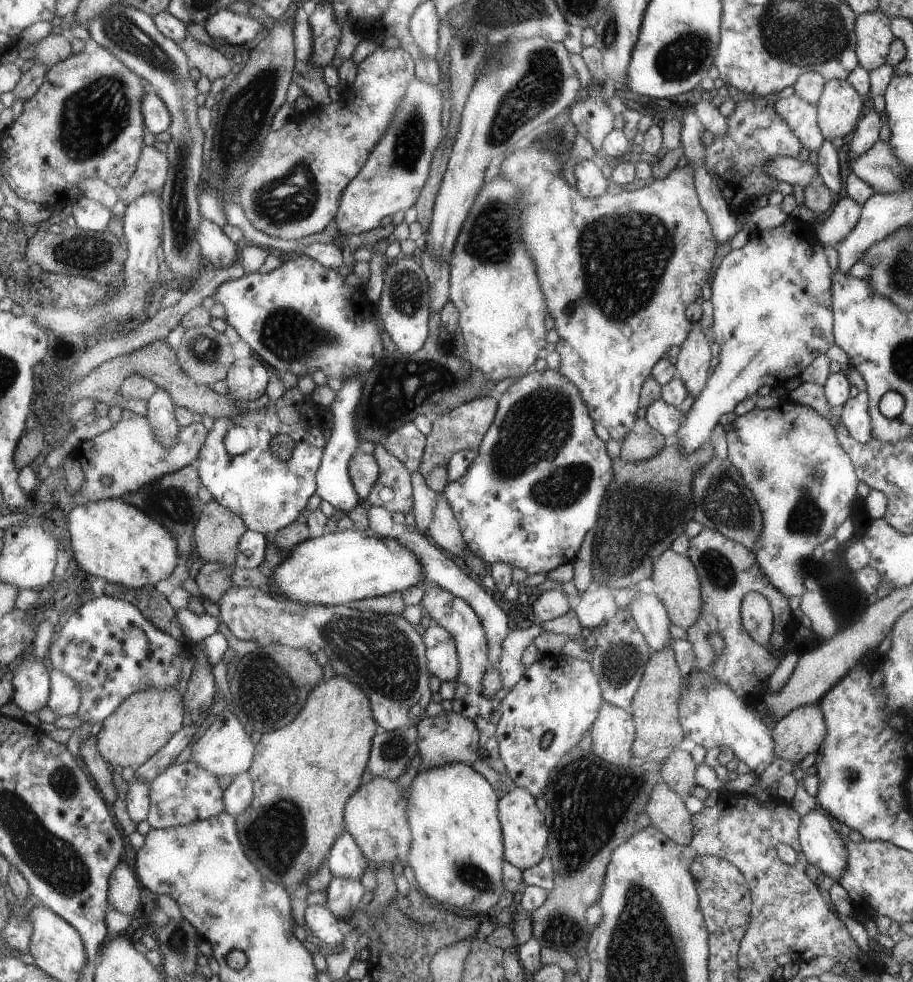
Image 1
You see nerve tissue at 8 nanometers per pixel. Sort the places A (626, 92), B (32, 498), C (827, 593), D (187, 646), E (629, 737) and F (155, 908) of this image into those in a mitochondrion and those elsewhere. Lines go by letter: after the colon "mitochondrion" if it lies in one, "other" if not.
A: other
B: other
C: other
D: other
E: other
F: other

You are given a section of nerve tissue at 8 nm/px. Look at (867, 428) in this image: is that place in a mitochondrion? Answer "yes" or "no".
no

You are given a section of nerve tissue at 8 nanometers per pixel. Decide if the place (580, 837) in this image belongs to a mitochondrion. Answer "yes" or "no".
yes

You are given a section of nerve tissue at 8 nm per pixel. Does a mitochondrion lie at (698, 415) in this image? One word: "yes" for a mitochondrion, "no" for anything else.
no

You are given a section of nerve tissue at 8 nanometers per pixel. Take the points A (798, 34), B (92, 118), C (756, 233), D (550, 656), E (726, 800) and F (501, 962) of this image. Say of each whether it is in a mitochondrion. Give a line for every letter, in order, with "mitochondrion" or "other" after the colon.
A: mitochondrion
B: mitochondrion
C: other
D: other
E: other
F: other

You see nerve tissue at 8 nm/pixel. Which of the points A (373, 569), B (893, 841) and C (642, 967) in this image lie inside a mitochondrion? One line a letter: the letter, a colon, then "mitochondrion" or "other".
A: other
B: other
C: mitochondrion

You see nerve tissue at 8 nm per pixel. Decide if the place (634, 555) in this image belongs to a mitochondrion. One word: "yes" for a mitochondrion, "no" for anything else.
yes

